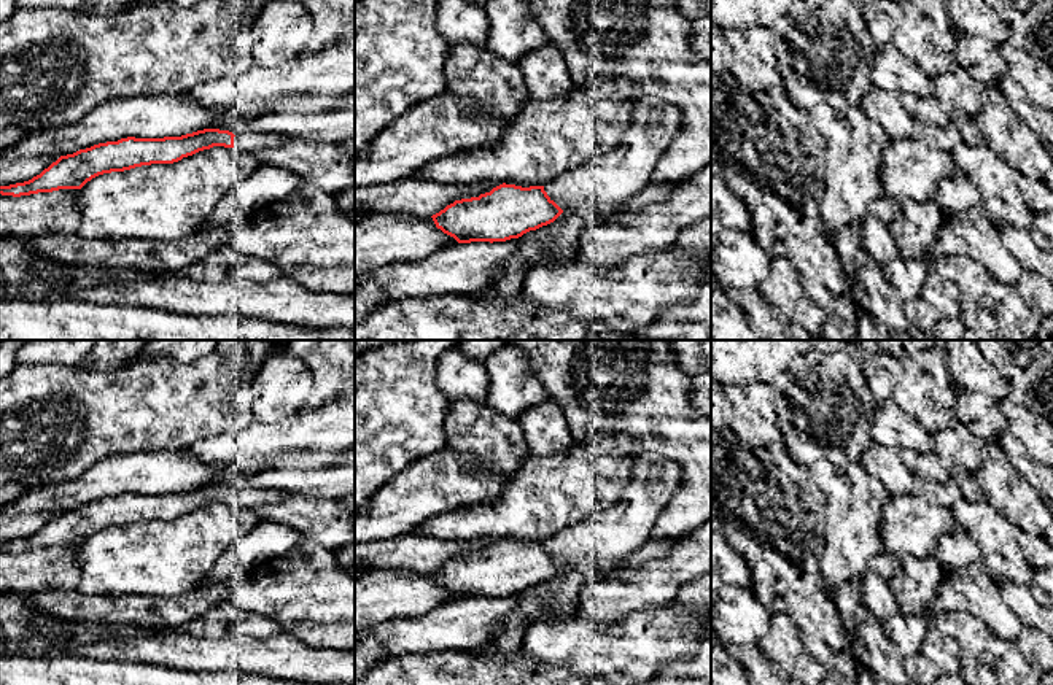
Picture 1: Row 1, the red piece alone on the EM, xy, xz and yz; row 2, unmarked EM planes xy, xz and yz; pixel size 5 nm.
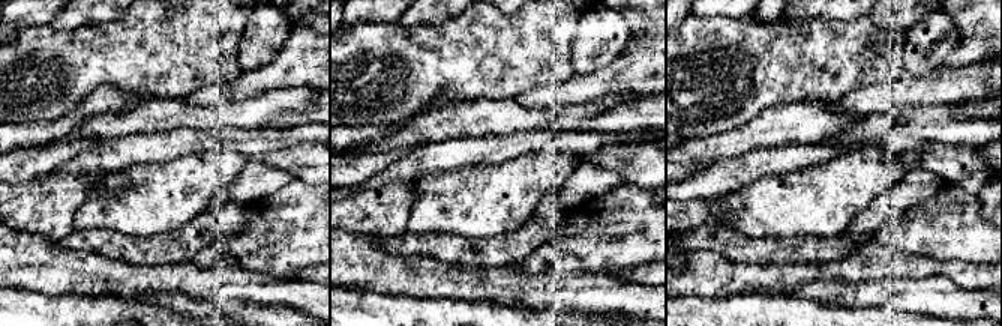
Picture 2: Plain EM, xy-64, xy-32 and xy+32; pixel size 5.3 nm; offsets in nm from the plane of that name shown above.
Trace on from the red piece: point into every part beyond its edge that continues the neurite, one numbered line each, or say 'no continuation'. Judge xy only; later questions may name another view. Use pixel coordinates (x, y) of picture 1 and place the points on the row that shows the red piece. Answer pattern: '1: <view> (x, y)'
1: xy (248, 140)

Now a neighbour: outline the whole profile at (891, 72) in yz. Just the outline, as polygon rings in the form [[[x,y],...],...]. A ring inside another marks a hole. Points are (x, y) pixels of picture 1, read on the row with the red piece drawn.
[[[891,45],[876,46],[868,78],[872,86],[896,95],[915,94],[926,97],[931,94],[931,78],[916,62],[903,57]]]

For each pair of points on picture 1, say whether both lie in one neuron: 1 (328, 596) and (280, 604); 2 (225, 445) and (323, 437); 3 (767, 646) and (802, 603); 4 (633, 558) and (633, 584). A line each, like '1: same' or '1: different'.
1: same
2: same
3: different
4: different

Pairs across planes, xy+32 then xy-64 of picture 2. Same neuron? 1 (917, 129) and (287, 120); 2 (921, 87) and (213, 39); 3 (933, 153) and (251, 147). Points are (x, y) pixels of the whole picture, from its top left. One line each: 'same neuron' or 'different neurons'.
1: same neuron
2: different neurons
3: different neurons

